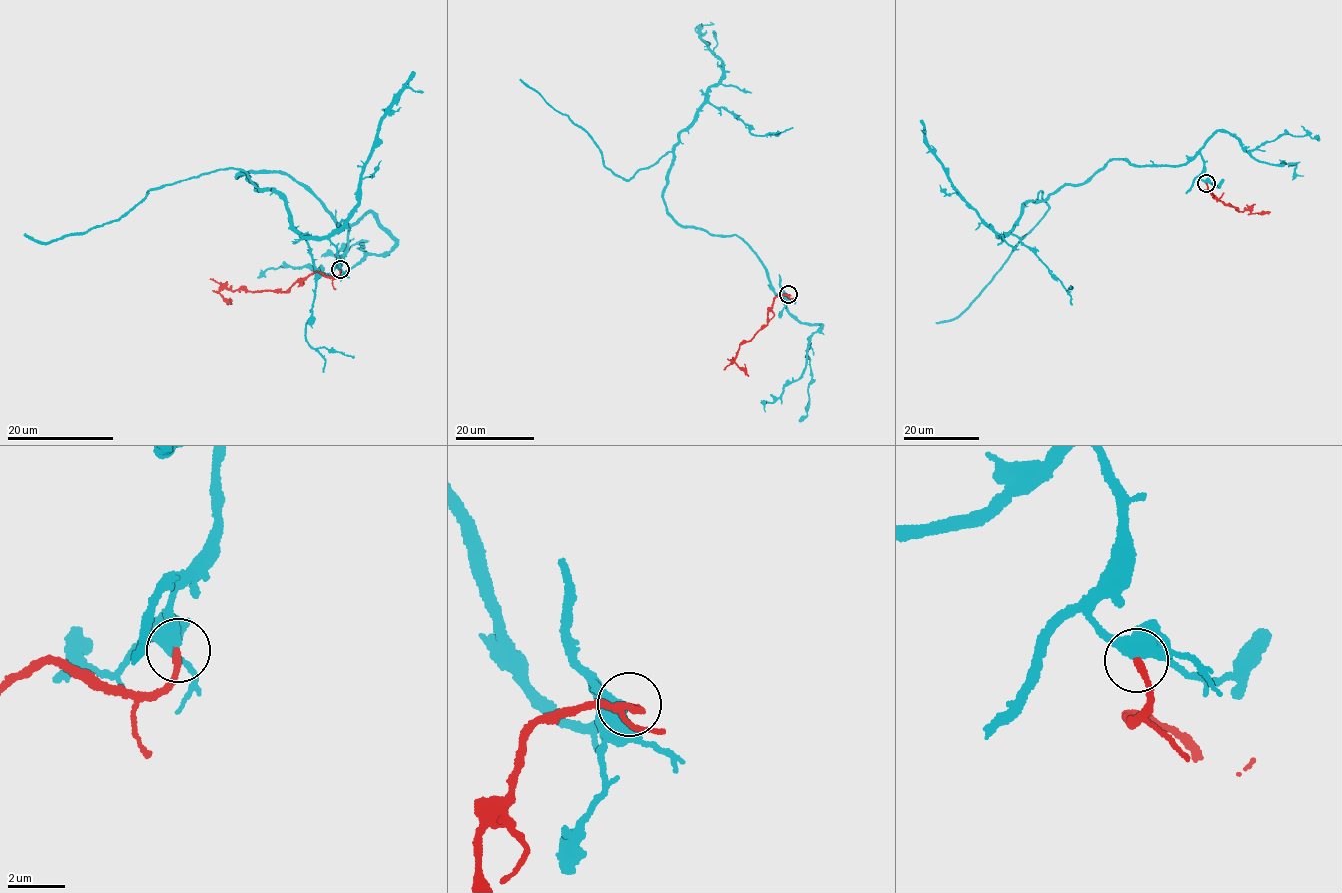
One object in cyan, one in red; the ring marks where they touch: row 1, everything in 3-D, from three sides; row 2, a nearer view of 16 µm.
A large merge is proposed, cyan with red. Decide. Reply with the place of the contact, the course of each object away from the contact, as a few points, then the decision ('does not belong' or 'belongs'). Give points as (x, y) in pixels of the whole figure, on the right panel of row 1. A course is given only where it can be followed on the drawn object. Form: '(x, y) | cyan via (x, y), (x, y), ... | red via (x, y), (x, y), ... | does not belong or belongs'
(1206, 183) | cyan via (1205, 182), (1199, 154), (1181, 165), (1114, 159), (1039, 201), (1041, 191), (1043, 217), (967, 308), (936, 323) | red via (1205, 183), (1208, 190), (1204, 192), (1213, 193), (1217, 200), (1239, 211), (1270, 212) | belongs

